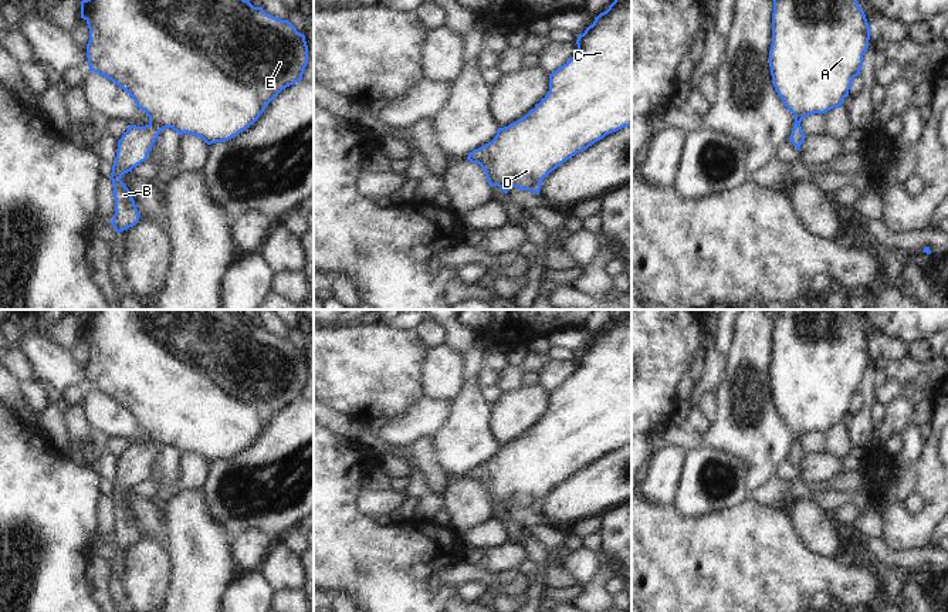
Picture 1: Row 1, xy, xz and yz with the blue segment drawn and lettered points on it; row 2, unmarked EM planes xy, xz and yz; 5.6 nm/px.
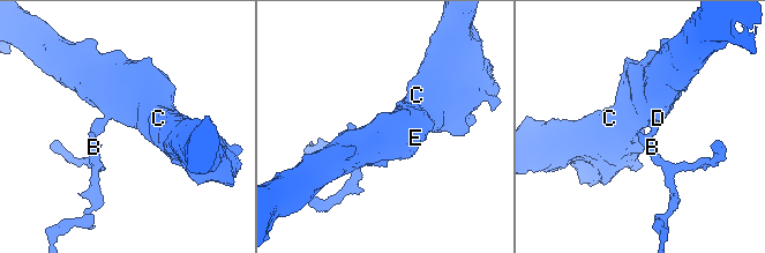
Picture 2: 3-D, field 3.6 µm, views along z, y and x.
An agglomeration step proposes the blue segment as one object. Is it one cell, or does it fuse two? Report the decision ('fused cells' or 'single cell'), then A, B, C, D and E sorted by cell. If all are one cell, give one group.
single cell; A B C D E

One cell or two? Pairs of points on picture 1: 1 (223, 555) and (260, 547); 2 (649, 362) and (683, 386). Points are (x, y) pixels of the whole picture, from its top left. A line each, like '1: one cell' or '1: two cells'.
1: two cells
2: two cells

